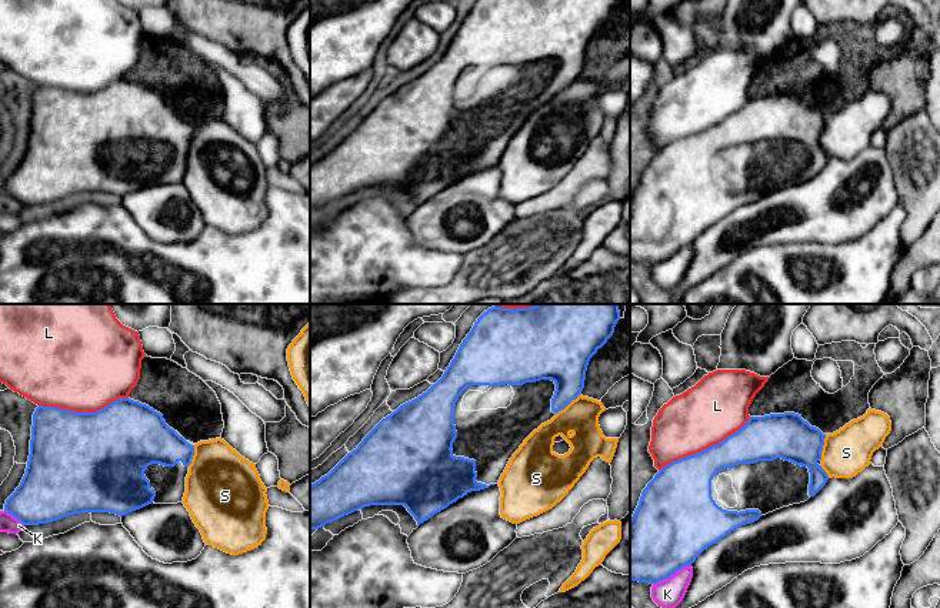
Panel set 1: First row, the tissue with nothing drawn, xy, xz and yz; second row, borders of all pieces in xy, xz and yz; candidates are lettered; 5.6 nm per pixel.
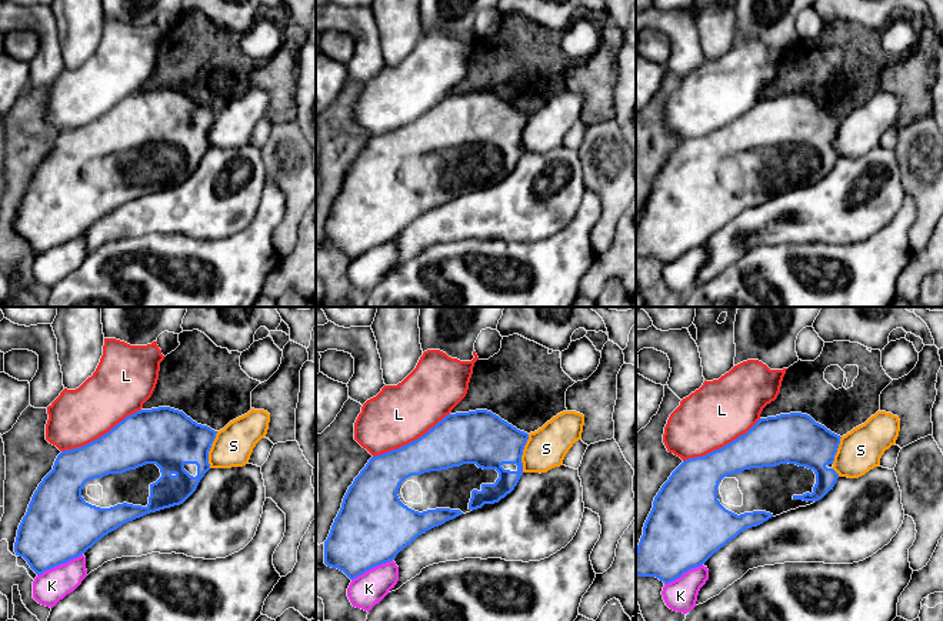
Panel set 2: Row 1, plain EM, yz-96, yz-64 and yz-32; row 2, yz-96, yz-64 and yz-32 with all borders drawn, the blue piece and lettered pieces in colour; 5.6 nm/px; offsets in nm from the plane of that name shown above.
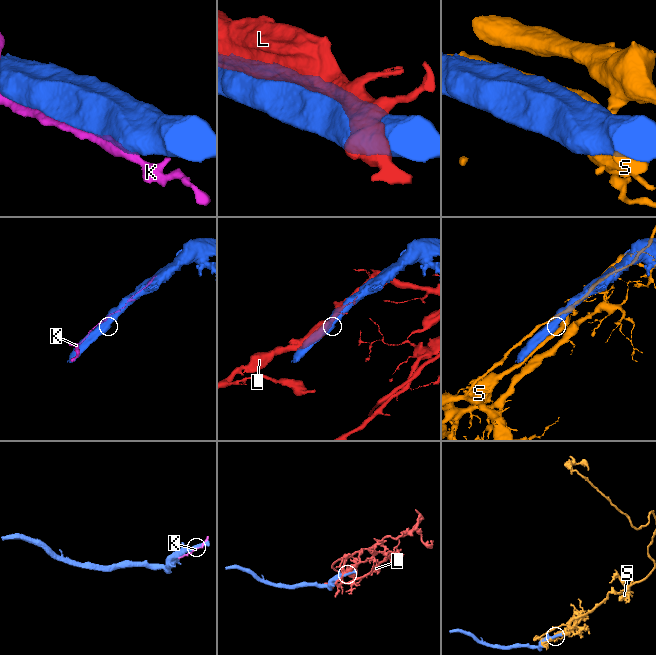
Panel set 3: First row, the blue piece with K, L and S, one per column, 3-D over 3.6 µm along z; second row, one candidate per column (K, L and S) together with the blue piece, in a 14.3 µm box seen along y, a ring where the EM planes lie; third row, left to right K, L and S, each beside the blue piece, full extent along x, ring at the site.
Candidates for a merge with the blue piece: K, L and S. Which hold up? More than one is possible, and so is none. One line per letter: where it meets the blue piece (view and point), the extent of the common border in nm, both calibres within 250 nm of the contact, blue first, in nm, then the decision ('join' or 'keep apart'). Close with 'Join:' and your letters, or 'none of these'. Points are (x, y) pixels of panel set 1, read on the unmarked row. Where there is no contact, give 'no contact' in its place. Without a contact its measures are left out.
K: contact yz (672, 254); length 240 nm; calibres 440 and 160 nm; keep apart
L: contact yz (706, 129); length 600 nm; calibres 300 and 360 nm; keep apart
S: contact yz (822, 127); length 160 nm; calibres 260 and 260 nm; keep apart
Join: none of these

